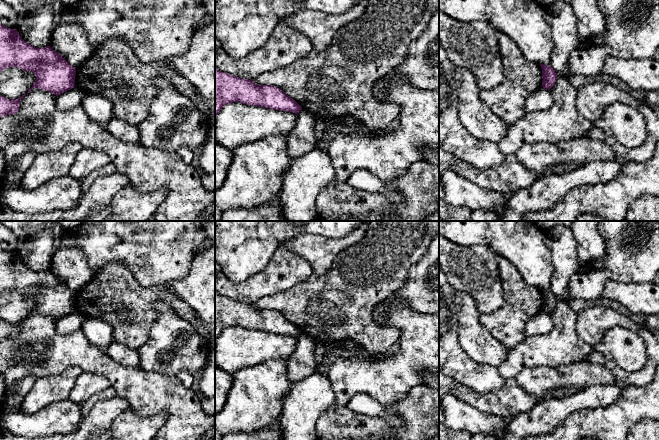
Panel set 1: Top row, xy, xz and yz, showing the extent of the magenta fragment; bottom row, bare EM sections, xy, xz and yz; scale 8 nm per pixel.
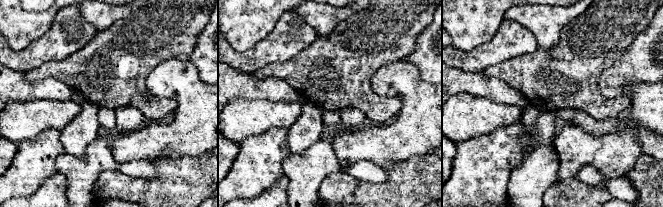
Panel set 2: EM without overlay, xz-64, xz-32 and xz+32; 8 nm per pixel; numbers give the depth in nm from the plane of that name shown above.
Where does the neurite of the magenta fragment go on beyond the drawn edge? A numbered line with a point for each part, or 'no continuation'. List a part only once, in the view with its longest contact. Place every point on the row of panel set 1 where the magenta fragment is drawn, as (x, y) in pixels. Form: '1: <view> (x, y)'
no continuation

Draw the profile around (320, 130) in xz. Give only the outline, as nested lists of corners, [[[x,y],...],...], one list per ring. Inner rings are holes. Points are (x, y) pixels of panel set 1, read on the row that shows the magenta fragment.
[[[317,119],[314,127],[316,133],[315,149],[322,149],[321,143],[324,137],[326,137],[327,131],[323,119]]]

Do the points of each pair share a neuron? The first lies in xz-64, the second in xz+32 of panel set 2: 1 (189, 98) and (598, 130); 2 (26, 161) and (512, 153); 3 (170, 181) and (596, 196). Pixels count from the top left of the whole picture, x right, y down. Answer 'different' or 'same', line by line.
1: different
2: same
3: same

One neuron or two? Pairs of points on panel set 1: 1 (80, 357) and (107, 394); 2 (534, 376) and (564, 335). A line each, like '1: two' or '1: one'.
1: two
2: two

